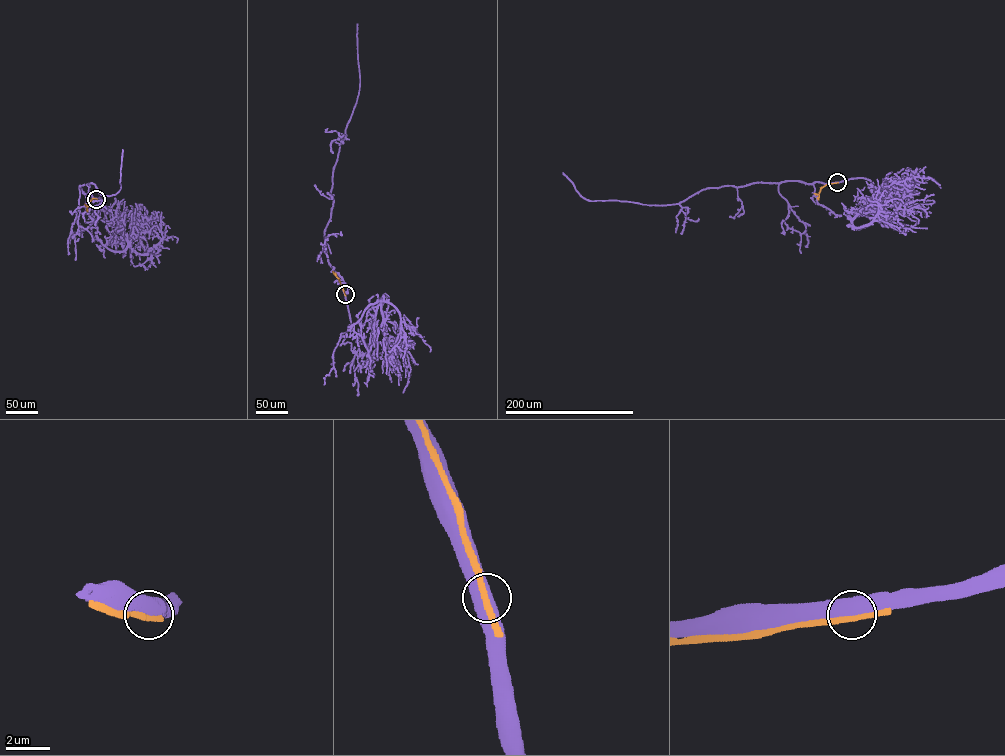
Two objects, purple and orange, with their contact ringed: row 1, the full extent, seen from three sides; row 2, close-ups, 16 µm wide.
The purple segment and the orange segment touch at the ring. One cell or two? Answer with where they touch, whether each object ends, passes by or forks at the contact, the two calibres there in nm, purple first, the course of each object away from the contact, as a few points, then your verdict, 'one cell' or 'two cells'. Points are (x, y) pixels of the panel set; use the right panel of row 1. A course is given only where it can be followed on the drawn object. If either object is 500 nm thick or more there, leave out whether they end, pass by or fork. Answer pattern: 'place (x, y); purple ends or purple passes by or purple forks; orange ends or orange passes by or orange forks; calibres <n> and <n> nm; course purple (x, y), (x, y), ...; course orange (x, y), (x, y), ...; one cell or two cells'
place (837, 182); calibres 600 and 260 nm; course purple (837, 182), (788, 181), (722, 186), (701, 190), (677, 203), (651, 205), (588, 200), (562, 172); course orange (837, 182), (825, 185), (818, 194), (814, 193); two cells

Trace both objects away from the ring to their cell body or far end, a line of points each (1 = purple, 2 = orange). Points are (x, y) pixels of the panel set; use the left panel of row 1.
1: (96, 199), (84, 193), (79, 185), (89, 186), (91, 183), (103, 195), (116, 194), (121, 187), (122, 149)
2: (96, 199), (92, 199), (87, 206), (84, 204)

